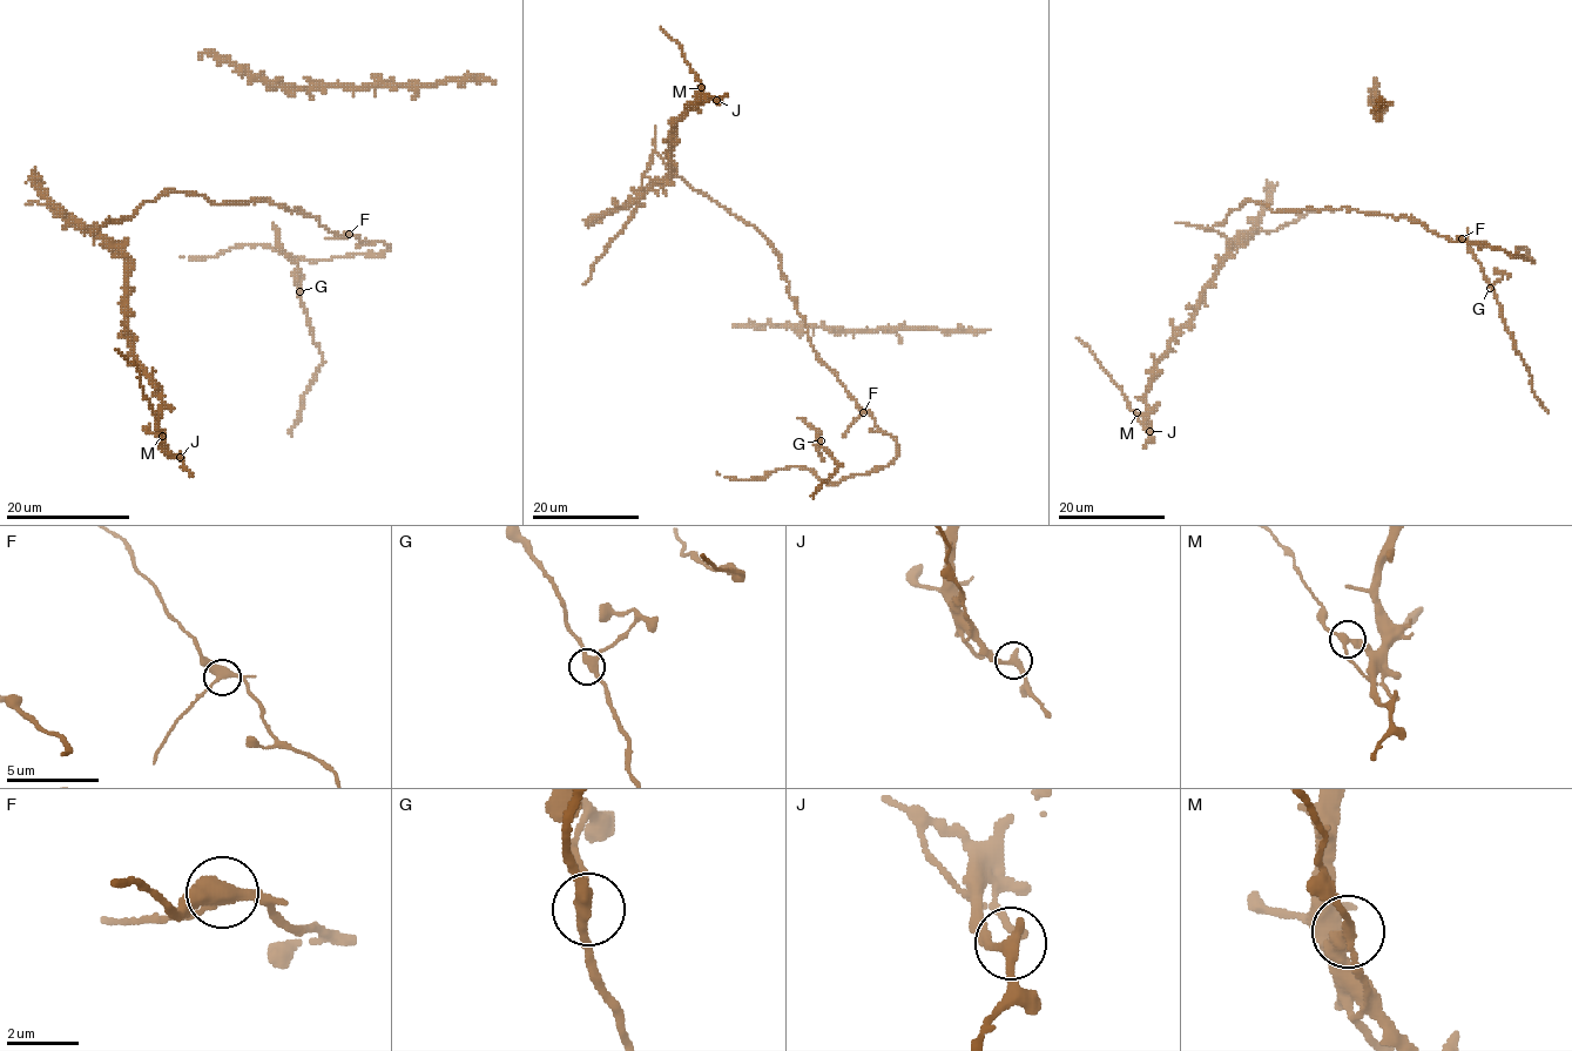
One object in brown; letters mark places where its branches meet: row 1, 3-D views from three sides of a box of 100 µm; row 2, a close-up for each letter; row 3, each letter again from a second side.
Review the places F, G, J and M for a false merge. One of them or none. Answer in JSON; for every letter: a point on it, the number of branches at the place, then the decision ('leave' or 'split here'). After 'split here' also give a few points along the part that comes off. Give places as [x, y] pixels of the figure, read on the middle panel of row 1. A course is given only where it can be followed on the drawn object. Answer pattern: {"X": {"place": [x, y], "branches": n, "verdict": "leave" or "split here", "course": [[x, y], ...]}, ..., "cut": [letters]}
{"F": {"place": [863, 412], "branches": 3, "verdict": "leave"}, "G": {"place": [821, 440], "branches": 3, "verdict": "leave"}, "J": {"place": [716, 100], "branches": 2, "verdict": "leave"}, "M": {"place": [701, 87], "branches": 3, "verdict": "split here", "course": [[701, 88], [680, 45], [660, 27]]}, "cut": ["M"]}

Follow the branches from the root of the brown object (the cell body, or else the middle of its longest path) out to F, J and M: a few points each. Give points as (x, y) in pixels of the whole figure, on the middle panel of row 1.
F: (776, 251), (790, 297), (805, 321), (811, 347), (863, 412)
J: (776, 251), (656, 153), (641, 187), (670, 170), (673, 126), (699, 95), (716, 100)
M: (776, 251), (656, 153), (641, 187), (670, 170), (673, 126), (701, 88)

